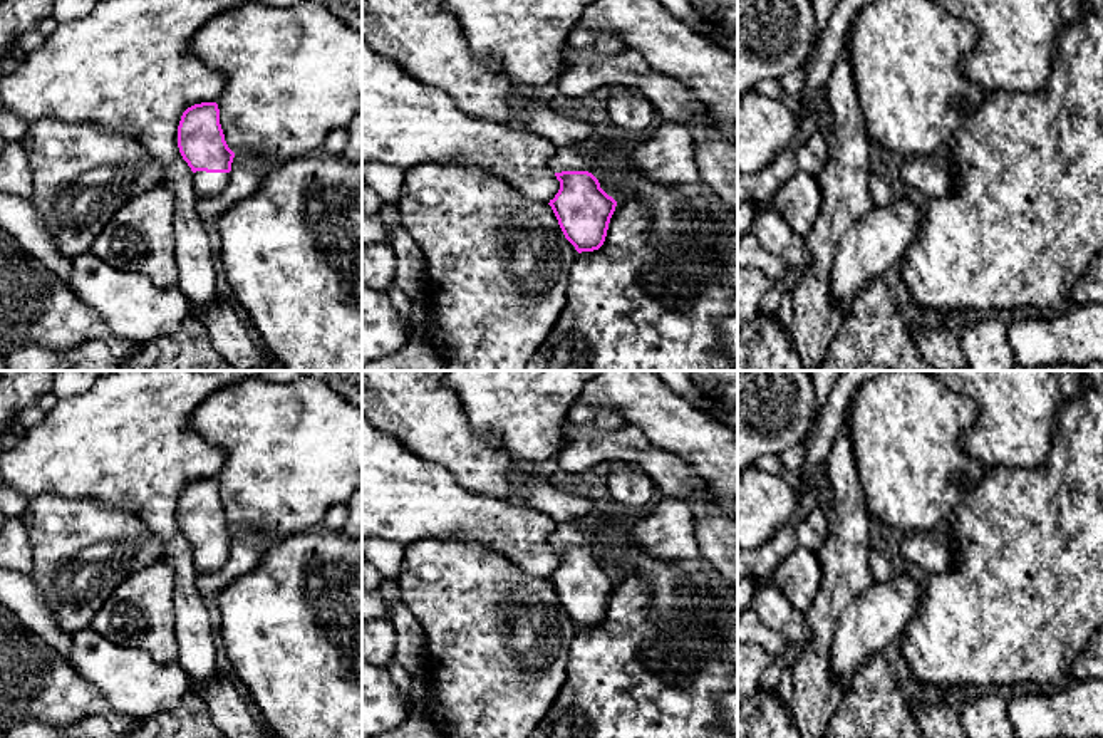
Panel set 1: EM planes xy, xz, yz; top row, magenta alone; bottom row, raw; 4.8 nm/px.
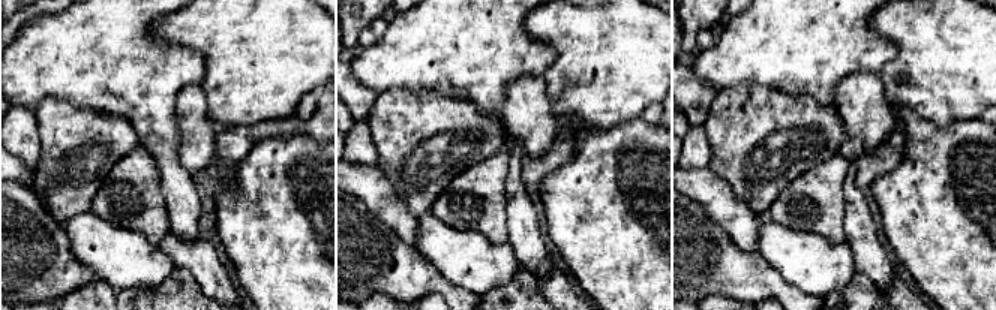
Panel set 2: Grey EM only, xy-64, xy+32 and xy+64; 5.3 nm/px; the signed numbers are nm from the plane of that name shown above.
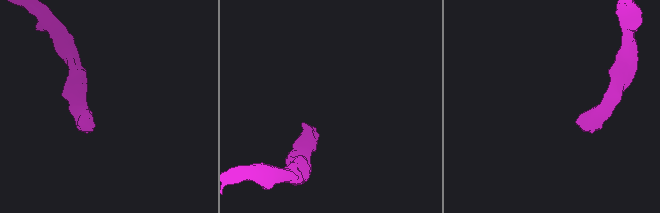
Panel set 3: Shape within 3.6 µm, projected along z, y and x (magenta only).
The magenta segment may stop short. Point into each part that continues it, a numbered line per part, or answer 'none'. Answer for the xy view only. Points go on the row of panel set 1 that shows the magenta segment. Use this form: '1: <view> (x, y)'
1: xy (207, 185)

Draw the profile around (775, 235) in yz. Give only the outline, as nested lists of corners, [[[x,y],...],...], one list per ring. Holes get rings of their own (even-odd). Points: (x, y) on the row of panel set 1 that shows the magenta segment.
[[[763,205],[753,233],[764,250],[785,258],[790,268],[808,265],[806,238],[798,235],[771,205]]]

